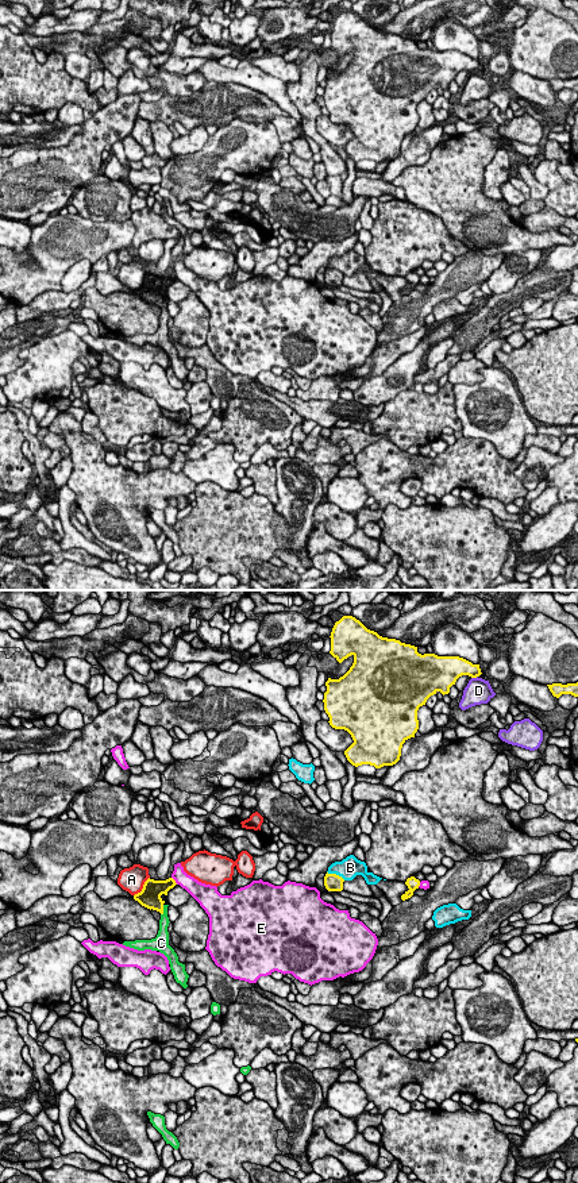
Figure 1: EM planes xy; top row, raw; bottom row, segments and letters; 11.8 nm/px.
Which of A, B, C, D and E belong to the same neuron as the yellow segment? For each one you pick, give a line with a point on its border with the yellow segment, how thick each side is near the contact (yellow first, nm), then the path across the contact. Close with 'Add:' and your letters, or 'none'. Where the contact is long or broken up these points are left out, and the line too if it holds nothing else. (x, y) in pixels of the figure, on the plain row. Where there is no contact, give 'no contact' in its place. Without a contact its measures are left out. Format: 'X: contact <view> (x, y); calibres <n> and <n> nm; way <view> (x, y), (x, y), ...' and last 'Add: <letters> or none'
C: contact xy (162, 305); calibres 260 and 130 nm; way xy (150, 291), (162, 305), (164, 318)
Add: C

